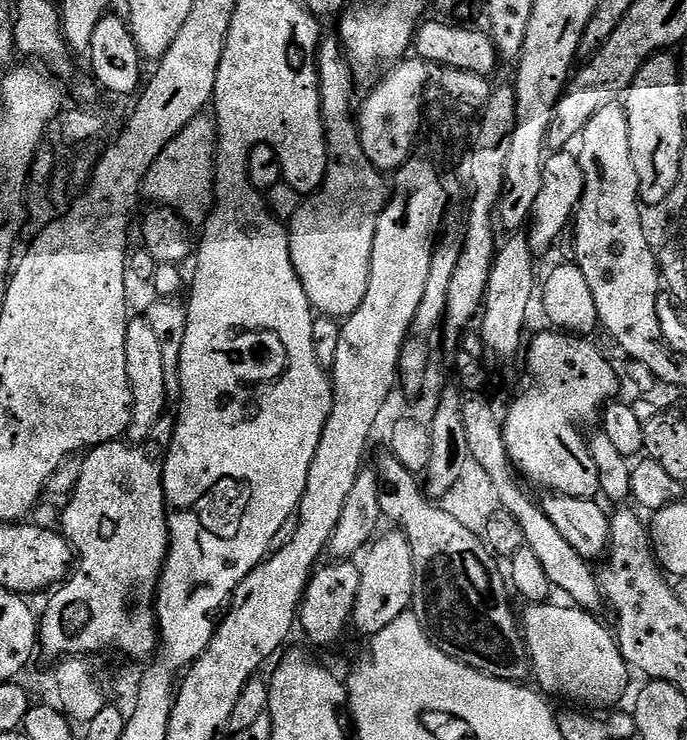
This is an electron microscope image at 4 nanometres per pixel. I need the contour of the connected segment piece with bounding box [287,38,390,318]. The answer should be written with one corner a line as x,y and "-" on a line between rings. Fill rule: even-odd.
321,39
316,49
316,73
319,76
320,114
324,123
324,138
328,169
326,178
315,192
301,203
299,210
291,216
287,225
290,262
306,290
306,298
319,315
333,318
346,318
354,314
366,294
368,275
370,274
370,254
374,244
374,230
378,218
388,200
390,191
386,180
383,180
381,169
375,168
362,150
360,130
354,119
354,102
352,104
352,79
354,73
339,39

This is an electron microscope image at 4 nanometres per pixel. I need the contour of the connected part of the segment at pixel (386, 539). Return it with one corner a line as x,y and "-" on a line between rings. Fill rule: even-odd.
402,530
381,531
369,543
359,561
360,581
358,594
354,598
351,627
365,638
377,636
394,618
409,611
414,594
414,558
410,554
410,542
-
364,559
364,560
363,560

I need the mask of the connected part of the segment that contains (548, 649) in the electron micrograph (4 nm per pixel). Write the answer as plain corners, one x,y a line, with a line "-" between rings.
532,602
527,605
524,616
522,612
522,631
524,643
528,645
528,658
530,661
530,672
534,677
541,693
552,696
565,696
568,700
577,700
577,705
593,704
593,709
608,710
624,696
628,688
628,675
630,669
622,658
620,648
616,645
616,637
611,631
608,632
596,621
593,613
586,612
582,608
567,606
563,608
560,604
553,602

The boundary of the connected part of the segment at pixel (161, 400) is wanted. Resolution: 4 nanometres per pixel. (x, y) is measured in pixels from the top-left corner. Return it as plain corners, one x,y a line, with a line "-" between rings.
133,315
126,330
126,378
129,379
132,395
132,417
126,433
132,442
144,442
156,428
156,423
164,416
164,407
168,404
170,389
166,386
166,374
162,362
162,346
158,334
150,327
150,322
143,315

